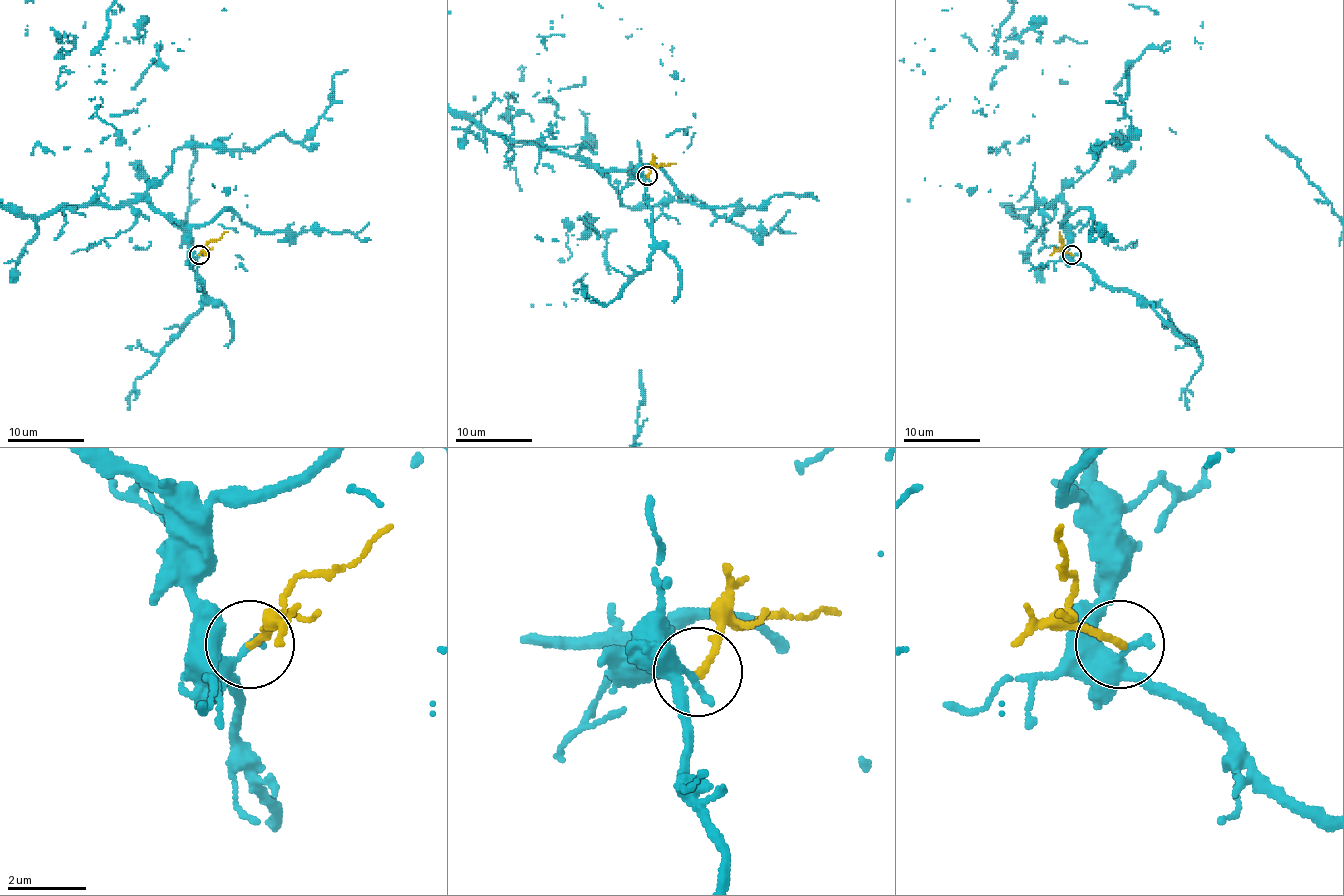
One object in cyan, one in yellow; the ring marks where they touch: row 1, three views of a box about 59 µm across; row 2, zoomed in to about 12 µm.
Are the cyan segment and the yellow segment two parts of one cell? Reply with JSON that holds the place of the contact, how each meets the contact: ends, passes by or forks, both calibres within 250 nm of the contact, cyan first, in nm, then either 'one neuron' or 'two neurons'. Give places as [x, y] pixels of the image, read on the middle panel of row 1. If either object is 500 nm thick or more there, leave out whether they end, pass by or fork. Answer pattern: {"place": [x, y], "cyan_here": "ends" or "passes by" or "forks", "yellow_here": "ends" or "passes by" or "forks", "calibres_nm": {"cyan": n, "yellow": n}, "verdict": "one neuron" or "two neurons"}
{"place": [647, 175], "cyan_here": "passes by", "yellow_here": "ends", "calibres_nm": {"cyan": 240, "yellow": 180}, "verdict": "two neurons"}

